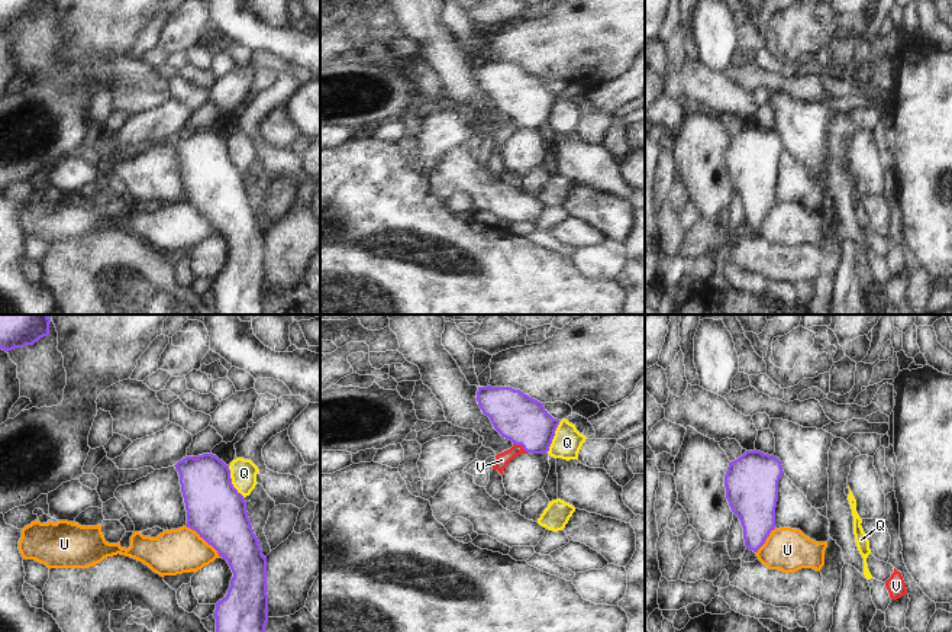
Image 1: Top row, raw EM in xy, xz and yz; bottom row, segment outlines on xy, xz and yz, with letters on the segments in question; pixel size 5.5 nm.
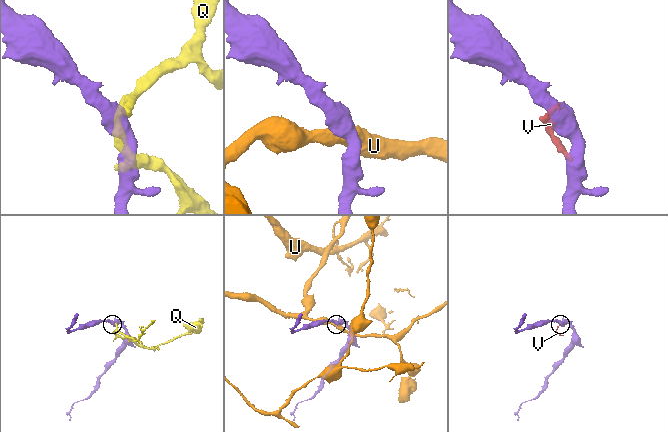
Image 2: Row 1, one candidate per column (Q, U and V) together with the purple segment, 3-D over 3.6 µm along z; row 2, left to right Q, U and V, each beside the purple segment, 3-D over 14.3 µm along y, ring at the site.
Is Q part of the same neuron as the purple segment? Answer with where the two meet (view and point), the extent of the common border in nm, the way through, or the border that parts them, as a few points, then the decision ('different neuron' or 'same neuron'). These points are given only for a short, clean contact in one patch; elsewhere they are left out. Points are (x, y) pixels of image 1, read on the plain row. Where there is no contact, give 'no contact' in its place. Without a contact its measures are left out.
contact xy (231, 157); length 200 nm; border xy (228, 141), (231, 158), (244, 171); different neuron

